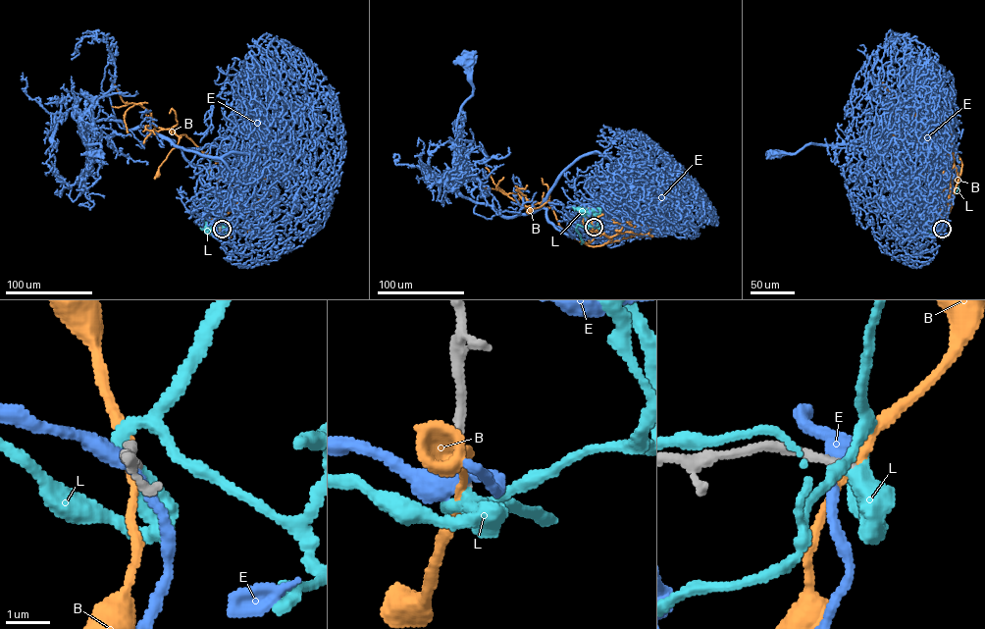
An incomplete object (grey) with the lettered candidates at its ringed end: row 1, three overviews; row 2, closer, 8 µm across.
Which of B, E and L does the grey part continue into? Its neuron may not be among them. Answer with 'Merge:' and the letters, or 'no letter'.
Merge: L

